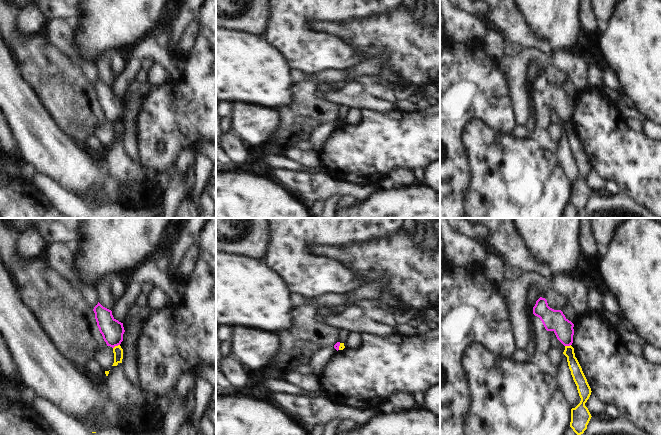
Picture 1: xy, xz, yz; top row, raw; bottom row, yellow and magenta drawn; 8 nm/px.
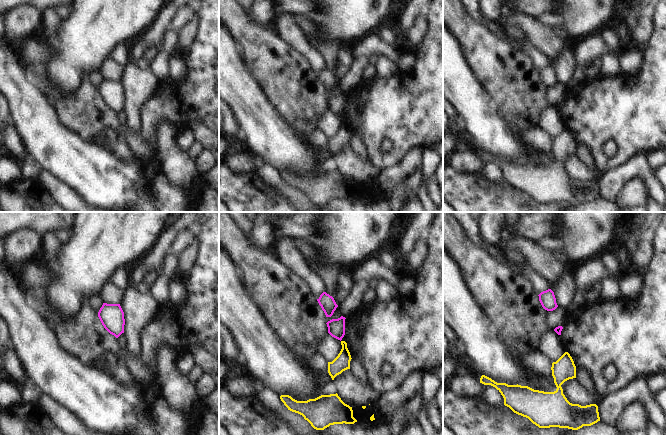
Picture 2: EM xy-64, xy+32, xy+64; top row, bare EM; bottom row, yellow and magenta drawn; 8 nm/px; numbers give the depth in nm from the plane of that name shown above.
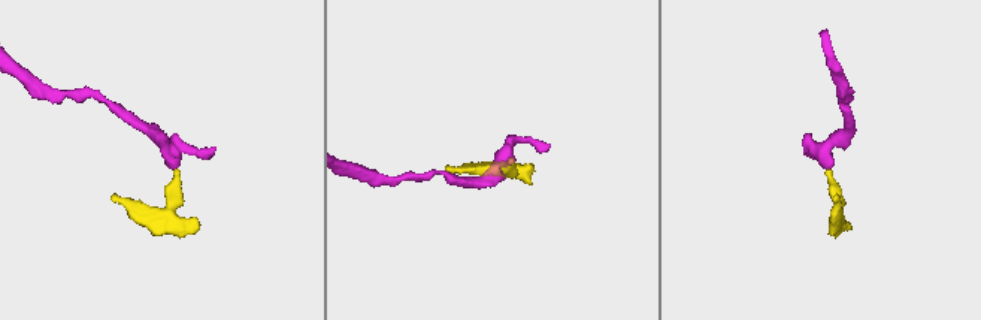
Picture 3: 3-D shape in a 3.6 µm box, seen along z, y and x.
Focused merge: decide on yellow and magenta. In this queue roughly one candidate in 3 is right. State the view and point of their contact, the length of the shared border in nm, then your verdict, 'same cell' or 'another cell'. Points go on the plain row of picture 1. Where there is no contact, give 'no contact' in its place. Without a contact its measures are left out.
xy (116, 122) | 70 nm | another cell

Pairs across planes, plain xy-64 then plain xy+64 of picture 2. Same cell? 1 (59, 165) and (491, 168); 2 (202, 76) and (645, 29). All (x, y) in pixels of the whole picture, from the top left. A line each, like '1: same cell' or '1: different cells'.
1: different cells
2: different cells

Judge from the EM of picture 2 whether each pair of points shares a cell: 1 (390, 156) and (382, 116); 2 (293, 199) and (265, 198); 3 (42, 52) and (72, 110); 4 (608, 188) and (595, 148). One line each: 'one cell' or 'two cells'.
1: one cell
2: two cells
3: one cell
4: two cells

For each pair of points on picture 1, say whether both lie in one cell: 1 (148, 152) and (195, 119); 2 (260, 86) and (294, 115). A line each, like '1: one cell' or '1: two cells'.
1: one cell
2: two cells

